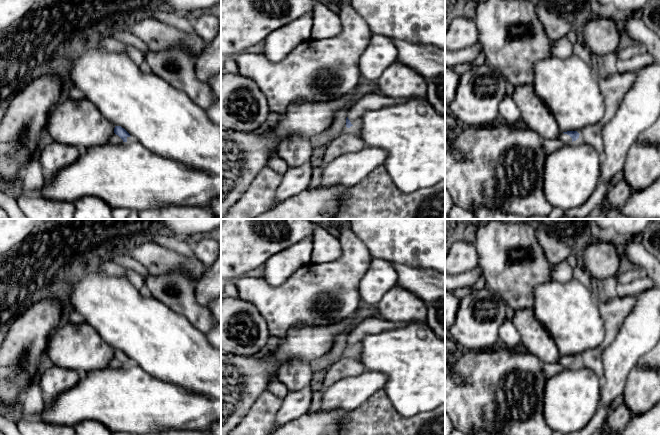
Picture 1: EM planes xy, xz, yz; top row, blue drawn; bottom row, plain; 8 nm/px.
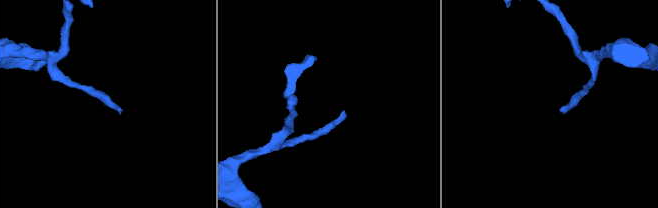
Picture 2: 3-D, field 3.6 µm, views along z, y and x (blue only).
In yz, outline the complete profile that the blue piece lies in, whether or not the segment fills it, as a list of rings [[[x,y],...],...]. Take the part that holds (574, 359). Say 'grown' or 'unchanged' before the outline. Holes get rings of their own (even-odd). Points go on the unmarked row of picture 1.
grown; [[[577,355],[561,356],[557,363],[567,369],[573,365],[576,365],[579,362],[579,359],[580,358]]]

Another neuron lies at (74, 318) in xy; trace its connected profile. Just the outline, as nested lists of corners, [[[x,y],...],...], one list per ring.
[[[73,311],[69,316],[69,323],[78,324],[85,323],[85,319],[76,311]]]

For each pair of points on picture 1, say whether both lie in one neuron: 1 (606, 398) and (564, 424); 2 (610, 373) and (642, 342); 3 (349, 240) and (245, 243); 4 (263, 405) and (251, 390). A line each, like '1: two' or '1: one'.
1: two
2: one
3: two
4: two

